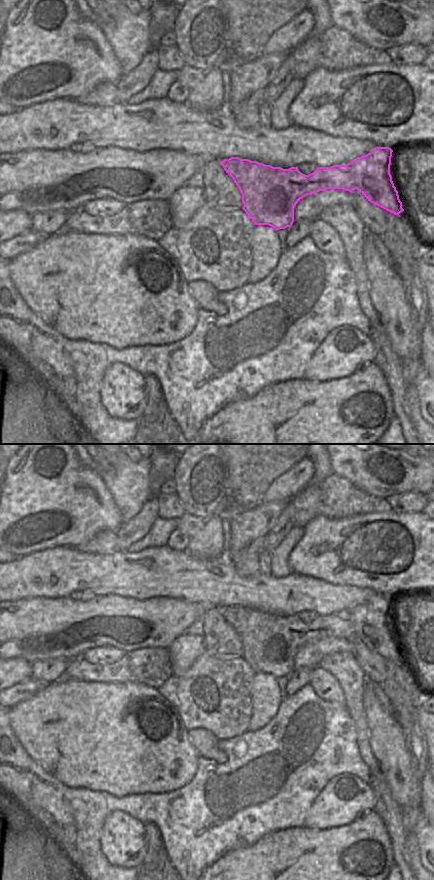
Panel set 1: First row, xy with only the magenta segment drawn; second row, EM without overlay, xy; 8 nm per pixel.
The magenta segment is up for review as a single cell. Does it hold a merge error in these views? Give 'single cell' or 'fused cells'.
fused cells

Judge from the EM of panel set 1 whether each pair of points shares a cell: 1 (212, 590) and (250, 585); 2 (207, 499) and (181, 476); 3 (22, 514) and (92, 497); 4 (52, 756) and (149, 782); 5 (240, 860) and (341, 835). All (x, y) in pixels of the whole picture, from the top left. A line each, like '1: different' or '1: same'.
1: same
2: same
3: same
4: same
5: same

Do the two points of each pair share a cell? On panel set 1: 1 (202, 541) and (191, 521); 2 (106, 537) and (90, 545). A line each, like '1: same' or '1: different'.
1: different
2: same

